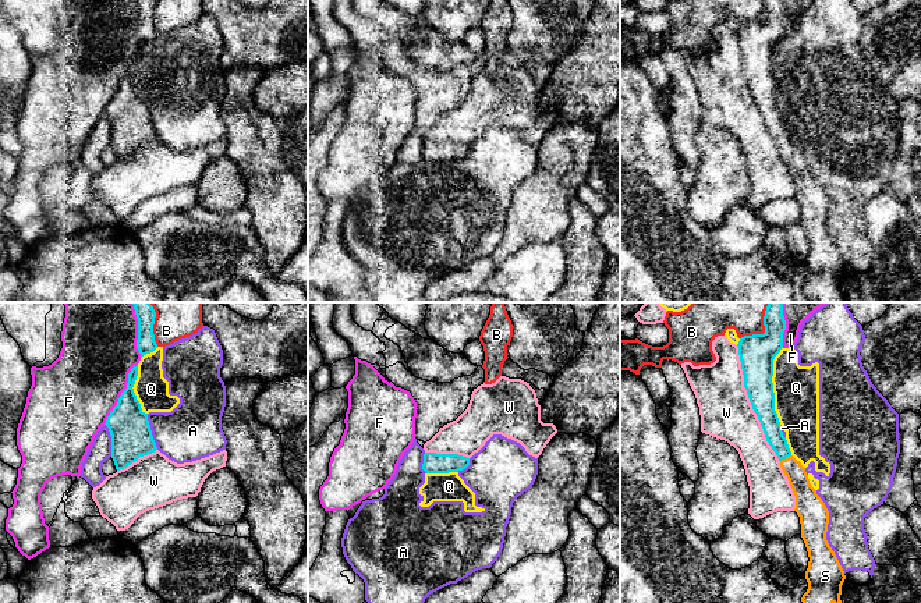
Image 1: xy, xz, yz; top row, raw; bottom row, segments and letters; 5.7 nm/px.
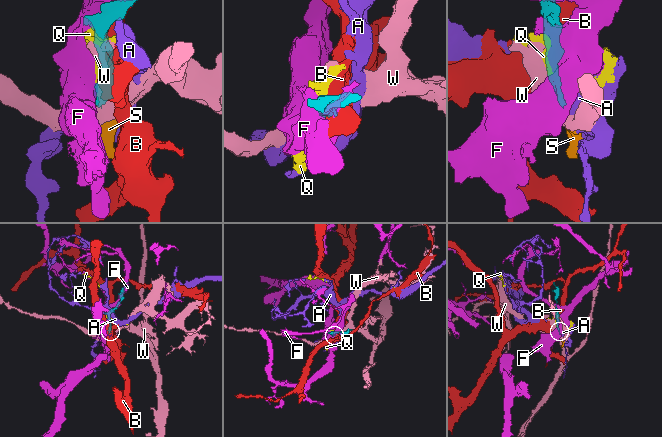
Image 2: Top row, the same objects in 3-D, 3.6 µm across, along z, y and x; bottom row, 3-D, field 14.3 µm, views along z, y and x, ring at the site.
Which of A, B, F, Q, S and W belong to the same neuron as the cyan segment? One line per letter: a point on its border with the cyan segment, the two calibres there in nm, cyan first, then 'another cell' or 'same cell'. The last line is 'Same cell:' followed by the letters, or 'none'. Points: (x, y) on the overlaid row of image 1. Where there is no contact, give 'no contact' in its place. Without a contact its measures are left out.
A: xy (151, 432) | 240/340 nm | another cell
B: yz (765, 329) | 200/320 nm | another cell
F: xy (121, 394) | 240/440 nm | another cell
Q: yz (772, 387) | 200/260 nm | another cell
S: yz (785, 458) | 110/130 nm | same cell
W: yz (751, 404) | 190/300 nm | another cell
Same cell: S

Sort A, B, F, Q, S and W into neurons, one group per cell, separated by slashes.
A Q / B / F / S / W

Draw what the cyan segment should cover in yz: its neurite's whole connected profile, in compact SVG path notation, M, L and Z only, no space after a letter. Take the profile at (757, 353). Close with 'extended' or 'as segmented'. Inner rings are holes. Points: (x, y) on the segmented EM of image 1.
M782 302L768 304L764 326L764 334L744 336L737 347L750 402L796 496L794 511L800 517L801 538L810 557L805 571L808 589L801 602L842 603L842 585L846 575L826 540L829 511L811 486L805 468L791 455L775 411L773 359L783 348L786 330Z | extended

